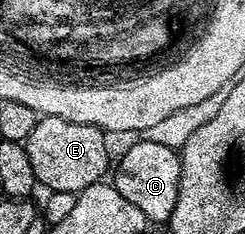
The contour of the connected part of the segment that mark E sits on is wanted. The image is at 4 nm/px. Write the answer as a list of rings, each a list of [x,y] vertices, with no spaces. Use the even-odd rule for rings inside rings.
[[[53,116],[39,117],[30,130],[28,137],[22,141],[30,166],[36,175],[37,185],[43,186],[48,192],[85,192],[91,184],[101,183],[105,179],[104,171],[108,168],[108,144],[106,134],[101,128],[86,126],[78,122],[66,122],[66,118],[54,118]]]

